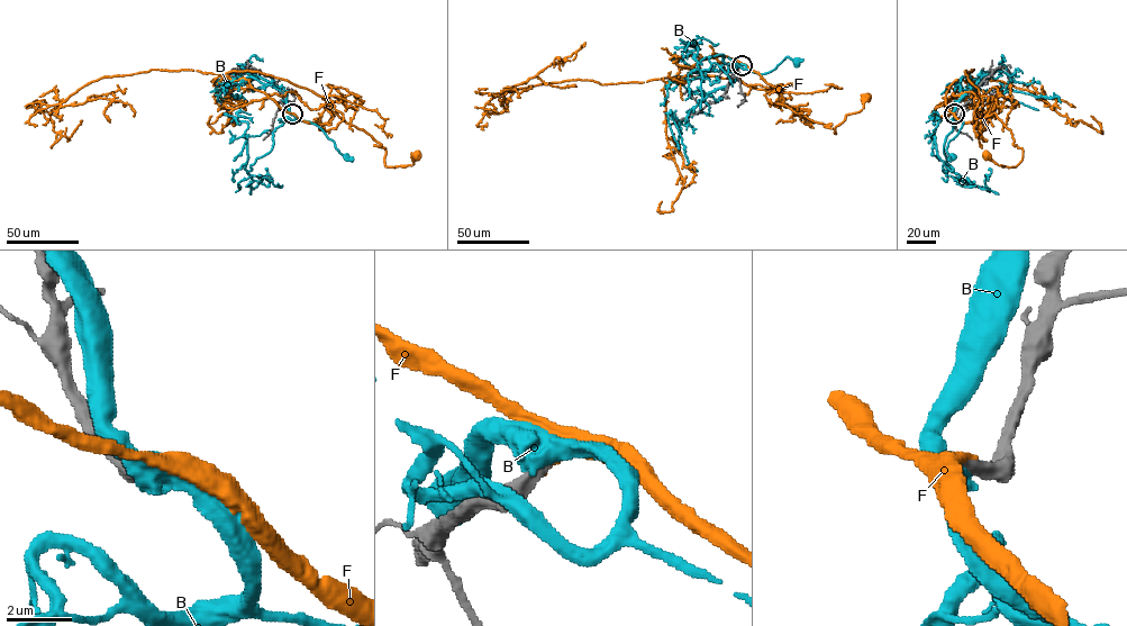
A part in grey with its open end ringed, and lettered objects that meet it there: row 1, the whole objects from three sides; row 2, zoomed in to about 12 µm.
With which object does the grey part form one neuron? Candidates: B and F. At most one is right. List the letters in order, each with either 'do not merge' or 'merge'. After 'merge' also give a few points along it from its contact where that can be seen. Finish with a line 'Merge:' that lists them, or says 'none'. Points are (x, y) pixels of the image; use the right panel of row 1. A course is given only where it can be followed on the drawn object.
B: do not merge
F: merge; course (954, 112), (961, 121), (978, 124), (994, 112), (1023, 150), (1015, 168), (999, 165), (987, 153)
Merge: F

